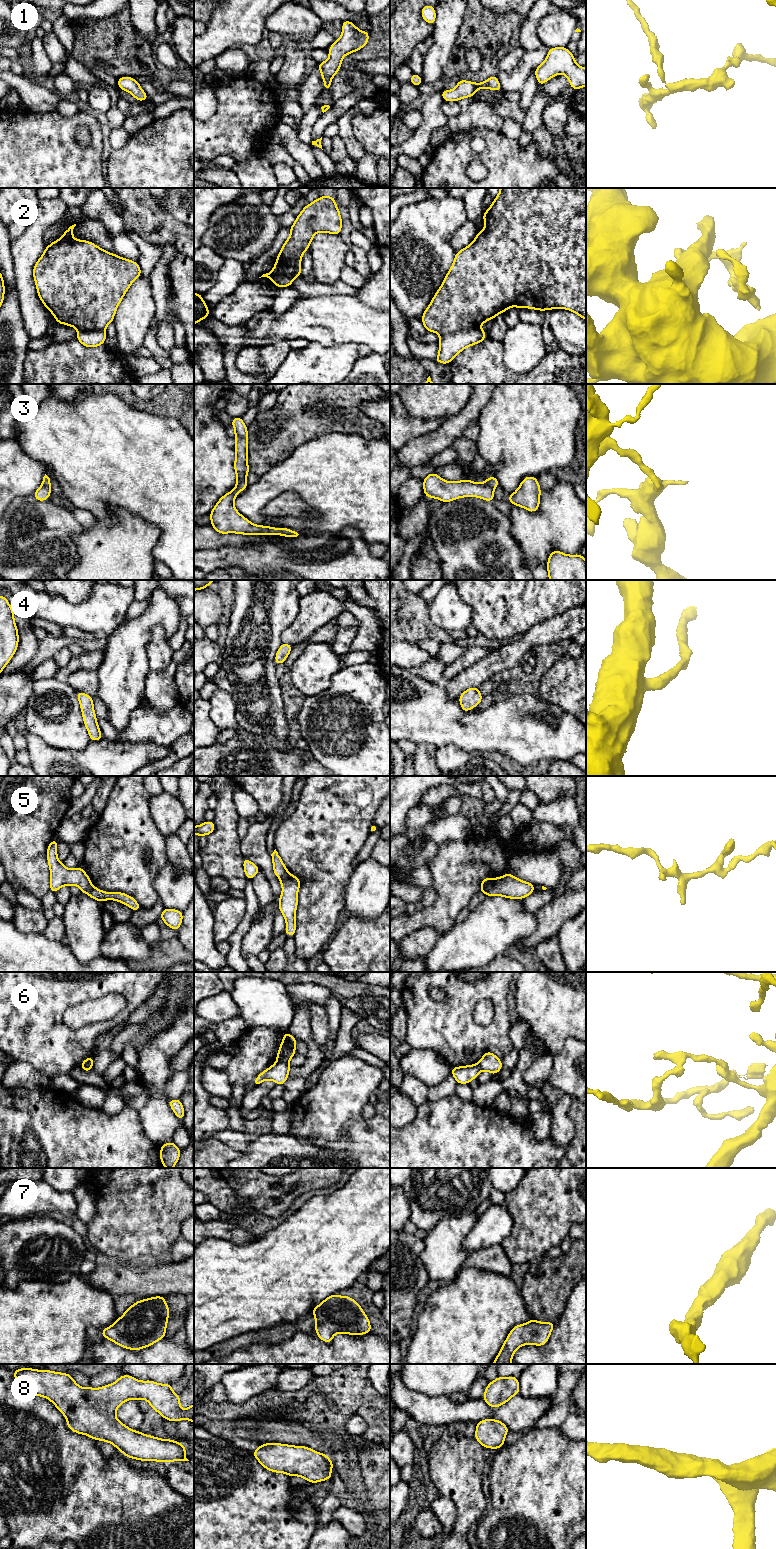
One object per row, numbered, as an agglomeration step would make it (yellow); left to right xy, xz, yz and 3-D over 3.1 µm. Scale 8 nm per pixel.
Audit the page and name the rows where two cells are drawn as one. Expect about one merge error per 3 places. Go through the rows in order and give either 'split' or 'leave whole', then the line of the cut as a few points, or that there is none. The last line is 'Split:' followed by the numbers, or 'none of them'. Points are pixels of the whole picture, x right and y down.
1: leave whole | no cut
2: leave whole | no cut
3: split | xz (245, 481), (236, 487)
4: leave whole | no cut
5: split | yz (493, 879), (485, 893)
6: split | xz (277, 1060), (287, 1063)
7: leave whole | no cut
8: leave whole | no cut
Split: 3, 5, 6

